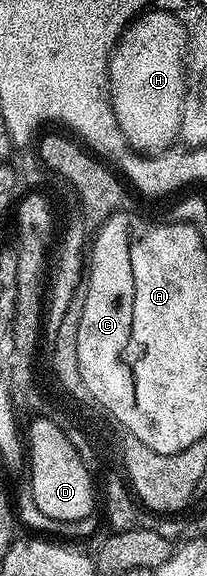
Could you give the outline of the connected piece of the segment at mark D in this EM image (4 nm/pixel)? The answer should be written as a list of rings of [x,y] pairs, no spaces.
[[[37,421],[34,425],[30,425],[26,428],[26,475],[27,478],[32,478],[30,480],[30,486],[32,489],[32,495],[34,499],[34,505],[38,507],[38,509],[46,515],[46,517],[54,518],[55,516],[60,516],[61,519],[70,519],[71,521],[78,521],[79,518],[84,518],[87,515],[93,514],[94,506],[96,503],[96,493],[98,497],[98,491],[95,486],[91,486],[88,483],[88,478],[86,474],[84,474],[84,468],[80,466],[79,459],[76,459],[77,454],[75,453],[75,447],[70,441],[67,440],[67,433],[63,430],[62,427],[59,427],[55,424],[54,421]]]

